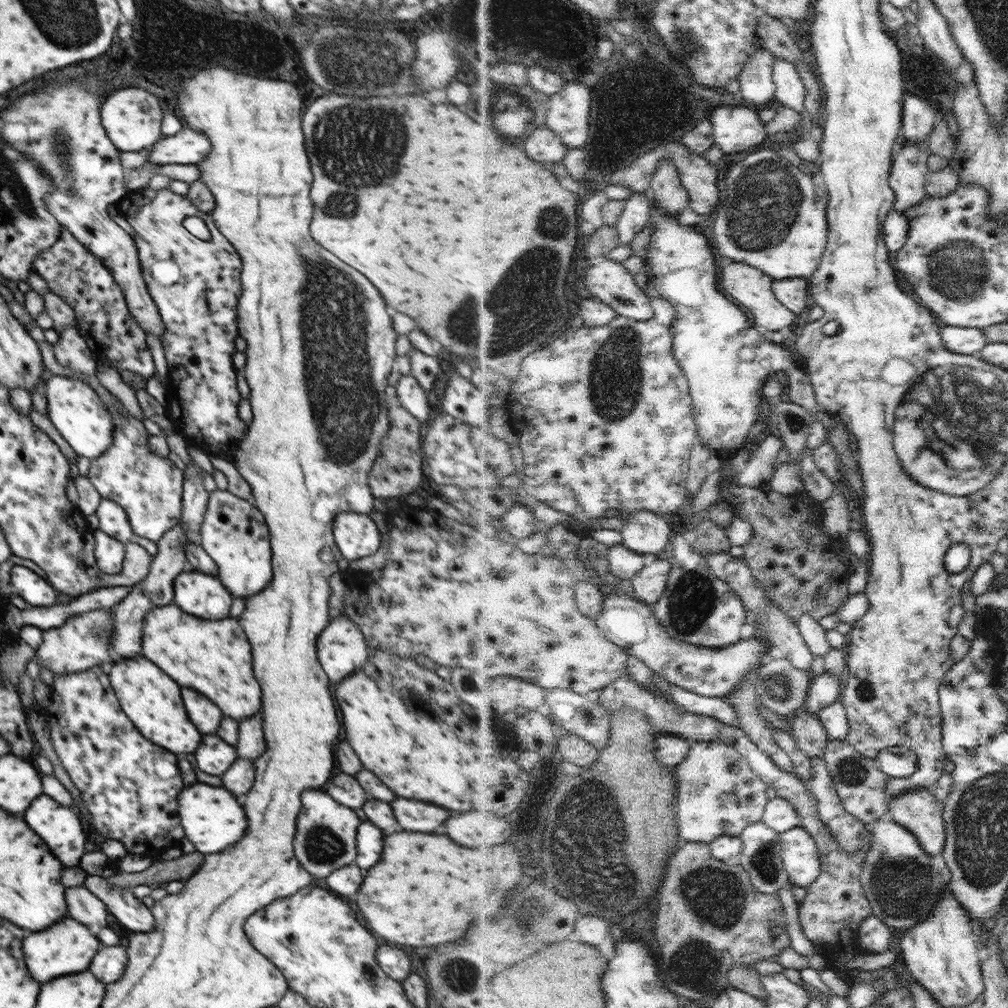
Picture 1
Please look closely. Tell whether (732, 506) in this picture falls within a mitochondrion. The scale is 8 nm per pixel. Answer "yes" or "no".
no

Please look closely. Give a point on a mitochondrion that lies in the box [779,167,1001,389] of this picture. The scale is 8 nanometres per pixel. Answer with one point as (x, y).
(959, 268)

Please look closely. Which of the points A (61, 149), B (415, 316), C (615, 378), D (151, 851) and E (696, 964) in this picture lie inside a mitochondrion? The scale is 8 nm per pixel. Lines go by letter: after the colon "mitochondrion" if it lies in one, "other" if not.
A: mitochondrion
B: other
C: mitochondrion
D: other
E: mitochondrion

